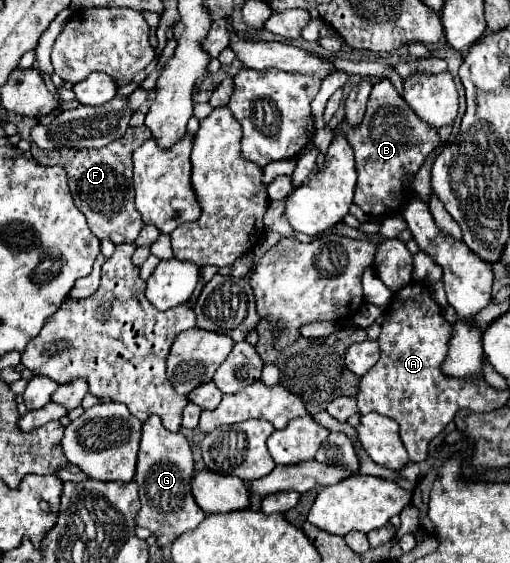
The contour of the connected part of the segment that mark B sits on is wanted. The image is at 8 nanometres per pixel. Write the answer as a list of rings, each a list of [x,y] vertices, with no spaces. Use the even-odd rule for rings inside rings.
[[[384,79],[372,87],[362,125],[354,129],[348,123],[342,123],[342,129],[356,155],[358,183],[354,191],[354,203],[360,205],[370,217],[388,217],[402,211],[398,209],[406,197],[402,189],[402,177],[406,173],[416,173],[428,153],[440,143],[434,127],[420,121],[406,101],[396,93],[394,85]]]

